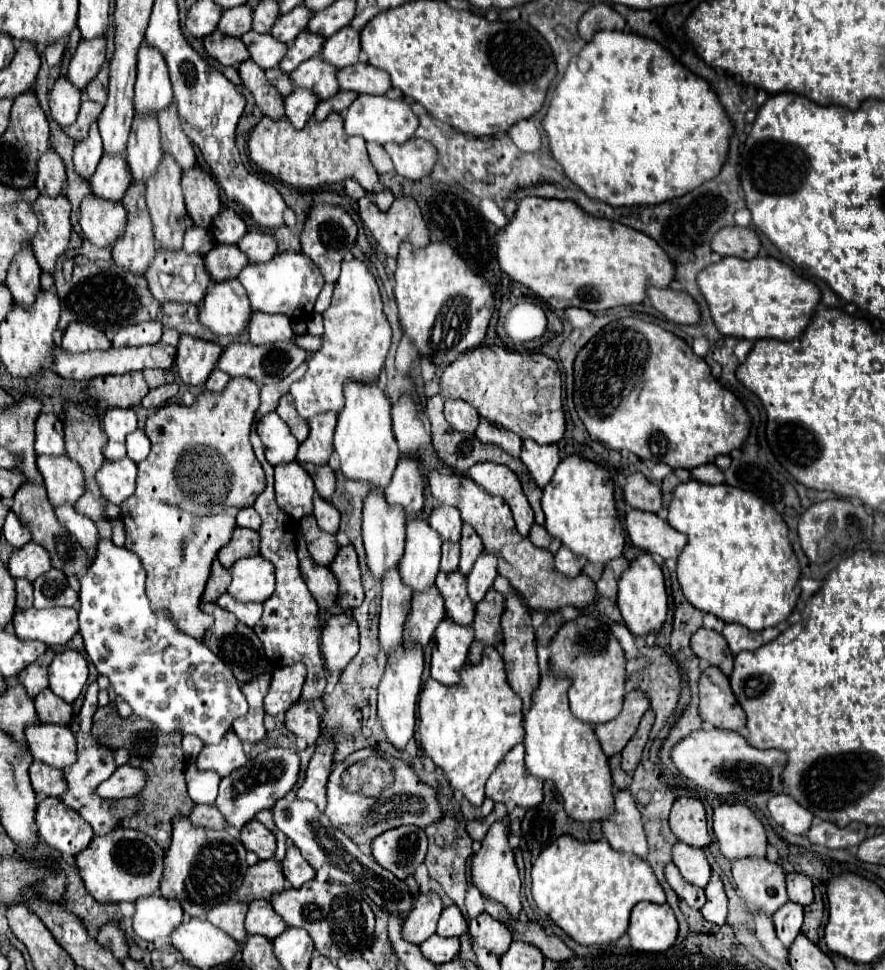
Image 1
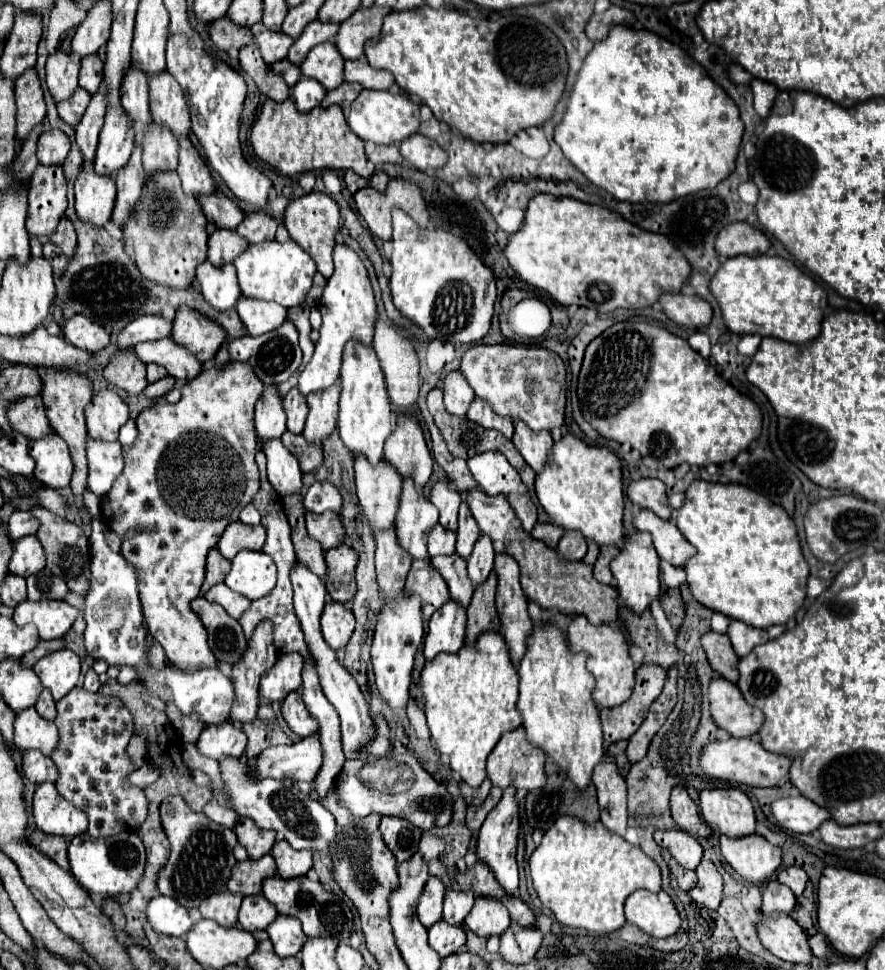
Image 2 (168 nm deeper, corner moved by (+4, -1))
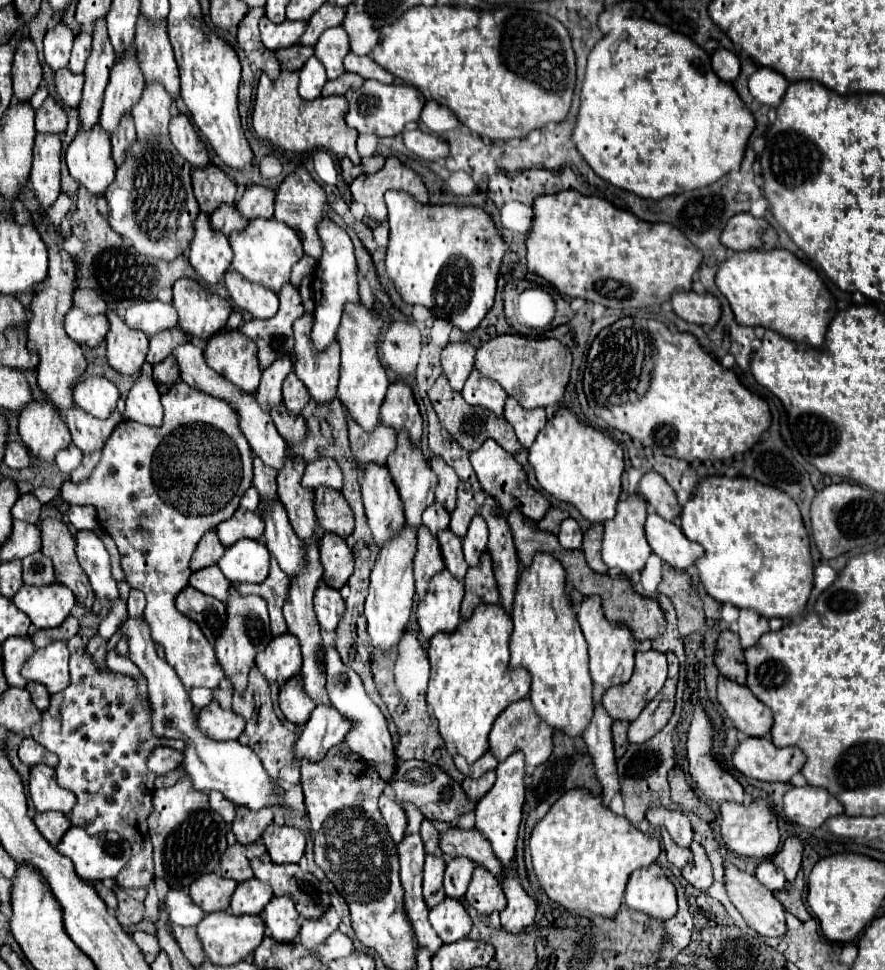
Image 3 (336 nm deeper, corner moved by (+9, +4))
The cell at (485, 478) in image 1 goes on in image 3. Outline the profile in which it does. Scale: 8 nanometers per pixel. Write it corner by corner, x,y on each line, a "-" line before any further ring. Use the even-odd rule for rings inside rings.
494,439
484,441
478,451
472,451
470,461
480,479
482,489
486,493
490,493
492,497
498,497
496,501
502,505
502,509
506,513
510,513
510,509
520,509
522,515
530,517
532,521
540,521
544,517
544,513
550,509
550,501
528,483
528,477
526,477
526,471
522,469
522,465
512,455
508,455

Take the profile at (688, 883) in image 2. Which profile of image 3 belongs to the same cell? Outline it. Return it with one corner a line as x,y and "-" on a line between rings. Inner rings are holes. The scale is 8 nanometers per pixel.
662,829
662,843
664,843
664,851
666,851
666,855
668,855
668,861
670,861
674,867
682,869
682,865
686,865
686,863
692,861
690,849
676,845
676,843
672,841
672,837
668,835
666,829

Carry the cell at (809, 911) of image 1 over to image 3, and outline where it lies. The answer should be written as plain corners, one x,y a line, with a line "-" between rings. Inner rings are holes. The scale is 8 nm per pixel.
798,873
798,877
792,883
786,883
784,889
774,893
774,897
784,905
786,911
796,915
800,921
808,921
810,913
802,903
802,887
804,887
804,879
802,879
802,873

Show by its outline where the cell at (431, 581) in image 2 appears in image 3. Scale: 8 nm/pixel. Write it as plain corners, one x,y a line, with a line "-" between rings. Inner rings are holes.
420,525
418,551
414,557
414,579
416,579
418,597
424,597
426,589
428,589
428,581
432,579
432,575
436,575
442,569
444,569
444,561
442,561
442,553
440,553
436,535
432,535
430,529

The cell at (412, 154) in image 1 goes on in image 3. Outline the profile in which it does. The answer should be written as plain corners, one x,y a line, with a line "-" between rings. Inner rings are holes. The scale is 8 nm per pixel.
416,127
404,131
404,145
412,153
416,153
418,157
428,159
428,161
442,161
450,153
450,147
442,137
424,133
424,131
416,129

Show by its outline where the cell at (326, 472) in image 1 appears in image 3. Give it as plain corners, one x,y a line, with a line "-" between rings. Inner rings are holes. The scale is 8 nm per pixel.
284,401
282,405
278,405
278,409
274,409
274,413
270,413
274,419
274,425
278,429
278,433
288,441
288,443
298,443
304,439
306,435
306,421
302,415
292,415
288,413

